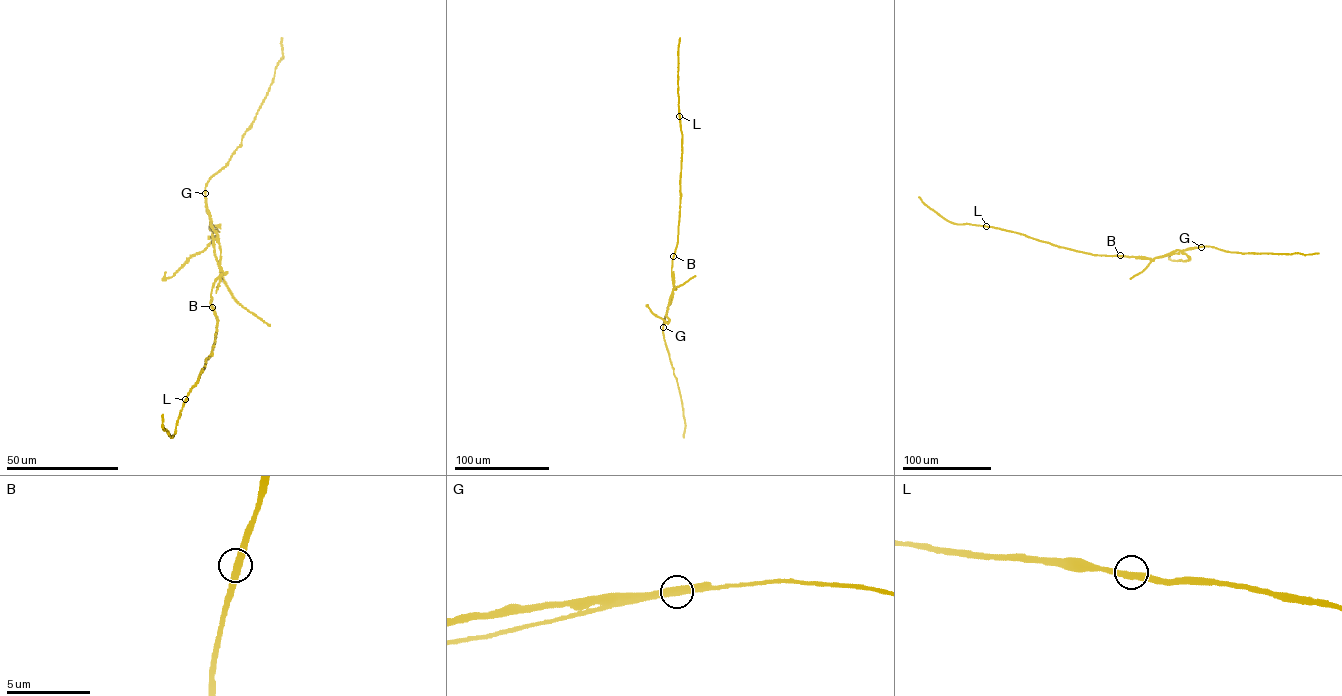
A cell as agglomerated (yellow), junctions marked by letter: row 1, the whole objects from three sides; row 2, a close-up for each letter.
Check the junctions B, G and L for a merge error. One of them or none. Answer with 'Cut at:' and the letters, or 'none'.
Cut at: G

